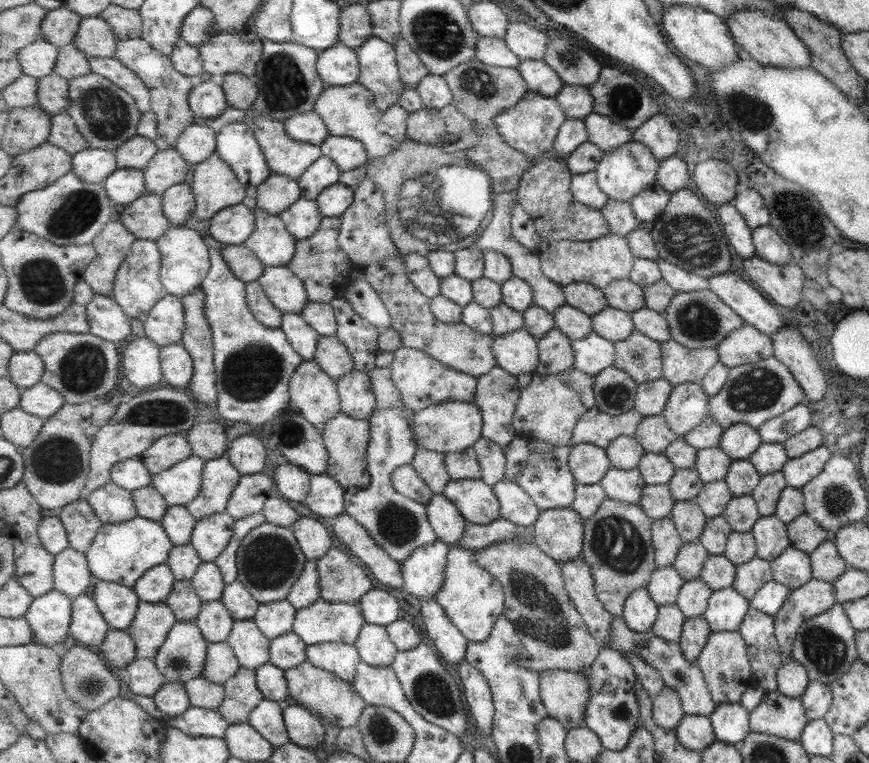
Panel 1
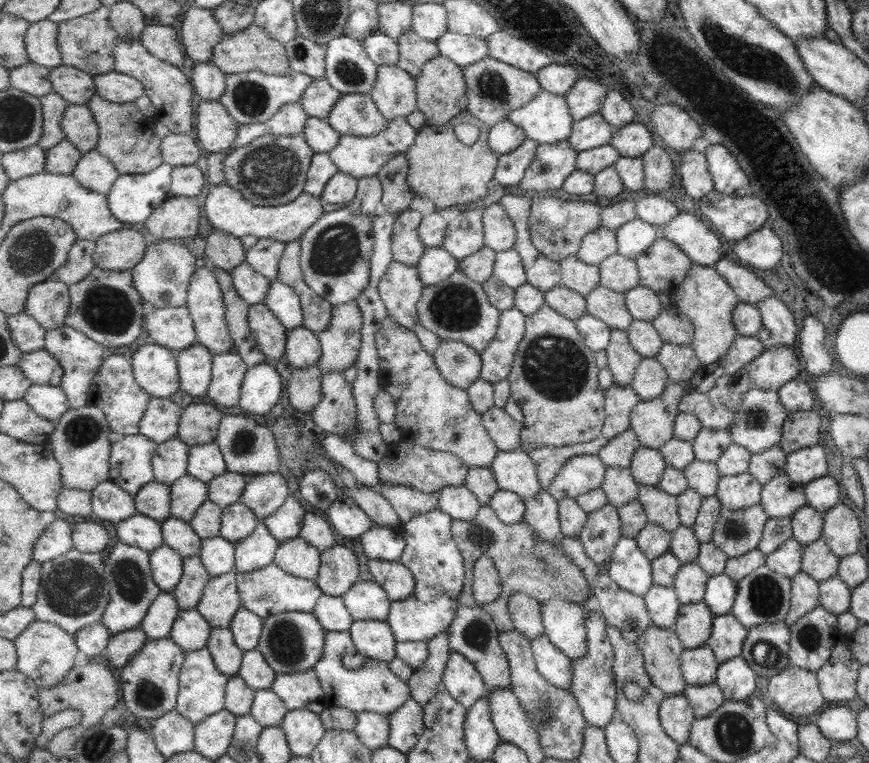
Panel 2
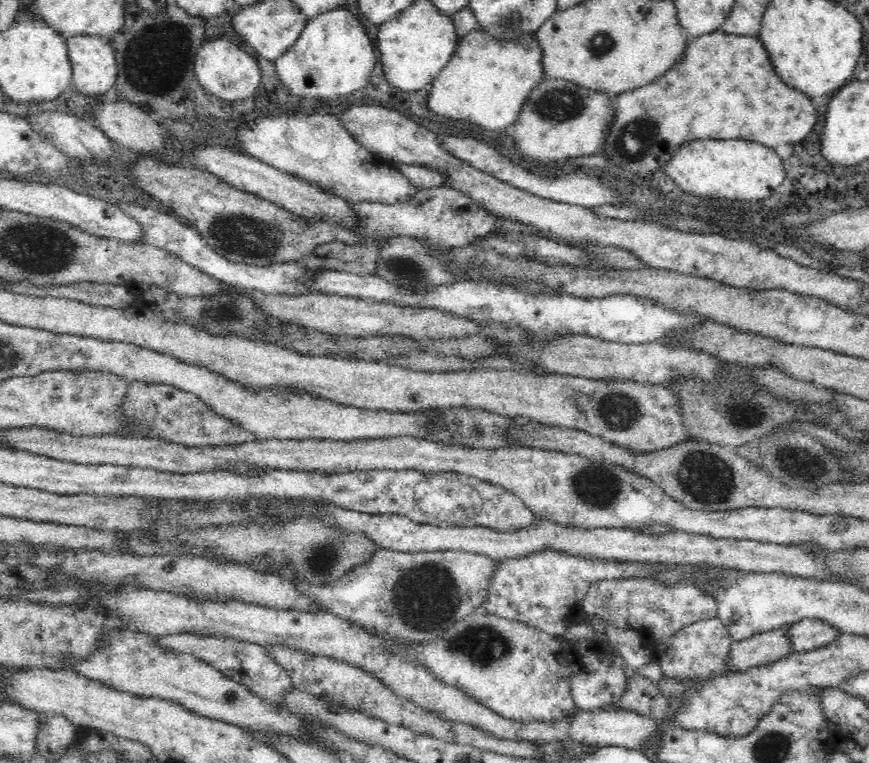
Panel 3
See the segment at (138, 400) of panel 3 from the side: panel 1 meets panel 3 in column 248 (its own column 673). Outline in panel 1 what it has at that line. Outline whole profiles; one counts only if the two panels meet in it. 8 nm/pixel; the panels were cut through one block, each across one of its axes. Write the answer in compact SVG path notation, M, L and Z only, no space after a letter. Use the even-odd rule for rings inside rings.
M662 414L645 416L634 438L651 453L665 453L673 442L680 439Z

